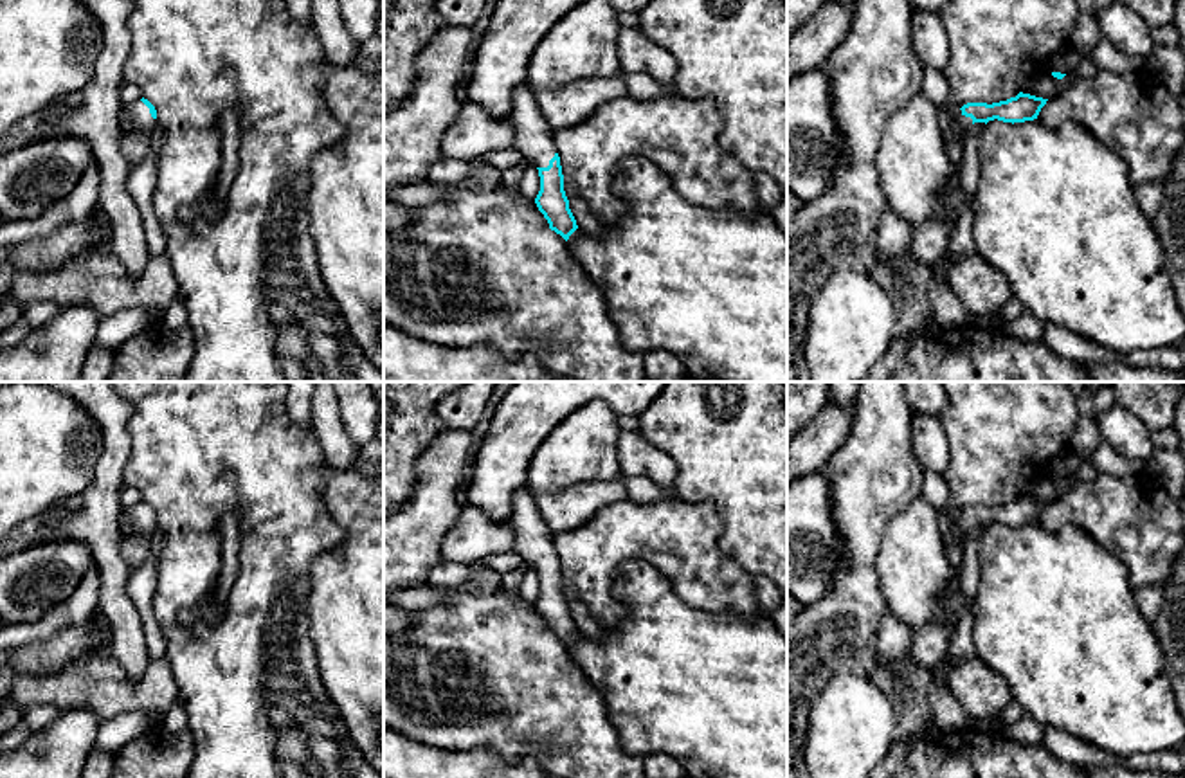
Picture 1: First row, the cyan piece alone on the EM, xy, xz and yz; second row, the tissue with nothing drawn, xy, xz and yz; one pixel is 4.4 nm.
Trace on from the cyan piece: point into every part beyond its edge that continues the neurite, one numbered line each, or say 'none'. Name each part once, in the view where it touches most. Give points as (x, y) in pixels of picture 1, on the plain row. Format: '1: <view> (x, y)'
1: xz (533, 541)

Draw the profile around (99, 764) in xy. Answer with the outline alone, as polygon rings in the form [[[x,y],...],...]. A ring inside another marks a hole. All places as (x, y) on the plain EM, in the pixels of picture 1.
[[[94,747],[85,760],[81,778],[110,778],[113,771],[113,755]]]

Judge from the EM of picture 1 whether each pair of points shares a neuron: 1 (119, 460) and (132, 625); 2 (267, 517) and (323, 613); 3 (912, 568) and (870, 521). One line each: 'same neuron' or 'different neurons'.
1: same neuron
2: different neurons
3: different neurons

